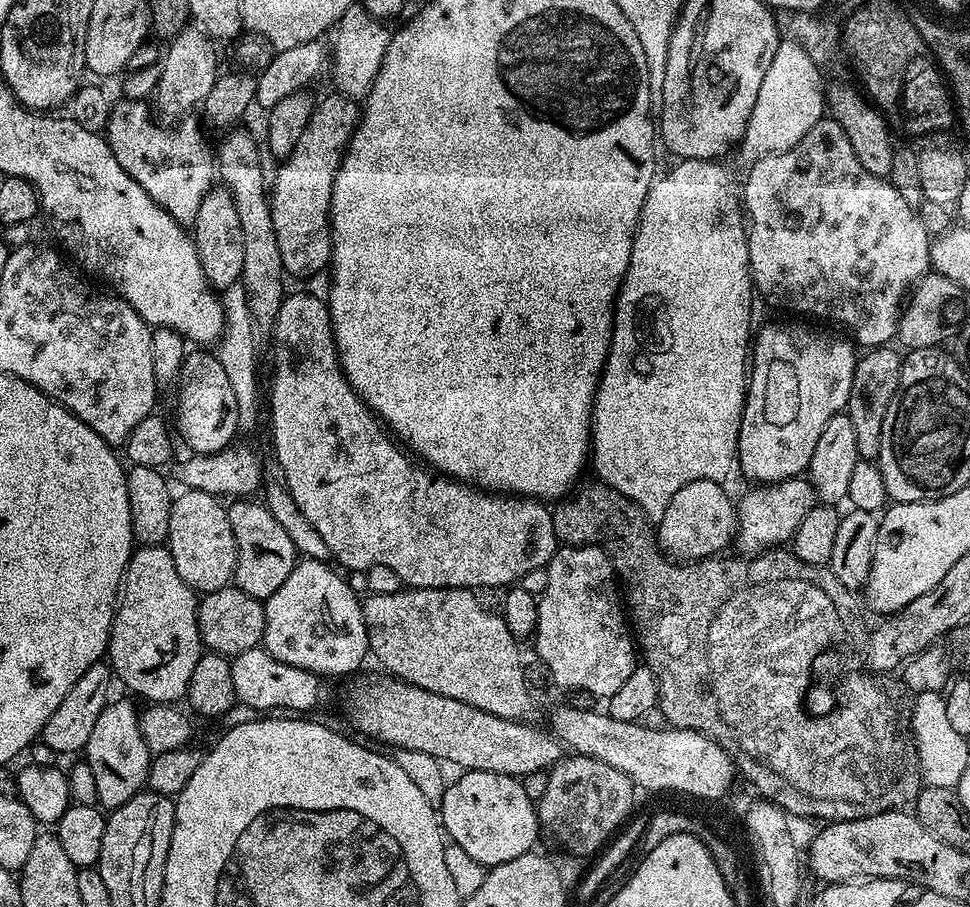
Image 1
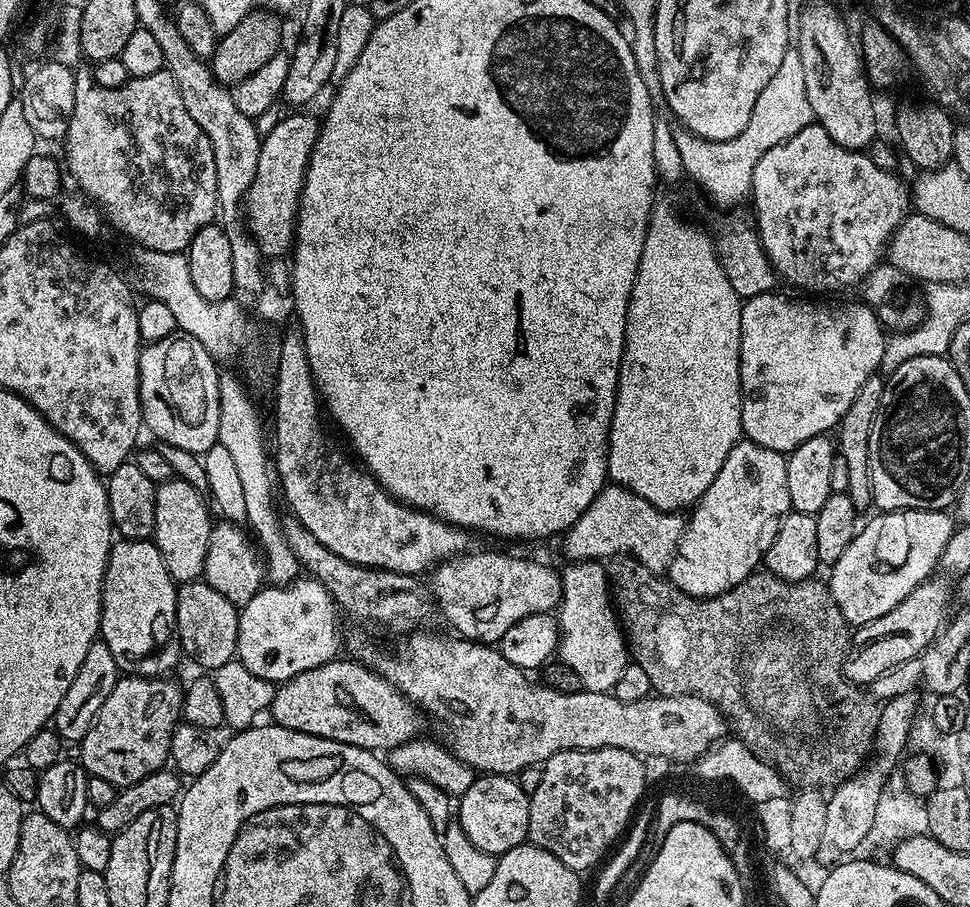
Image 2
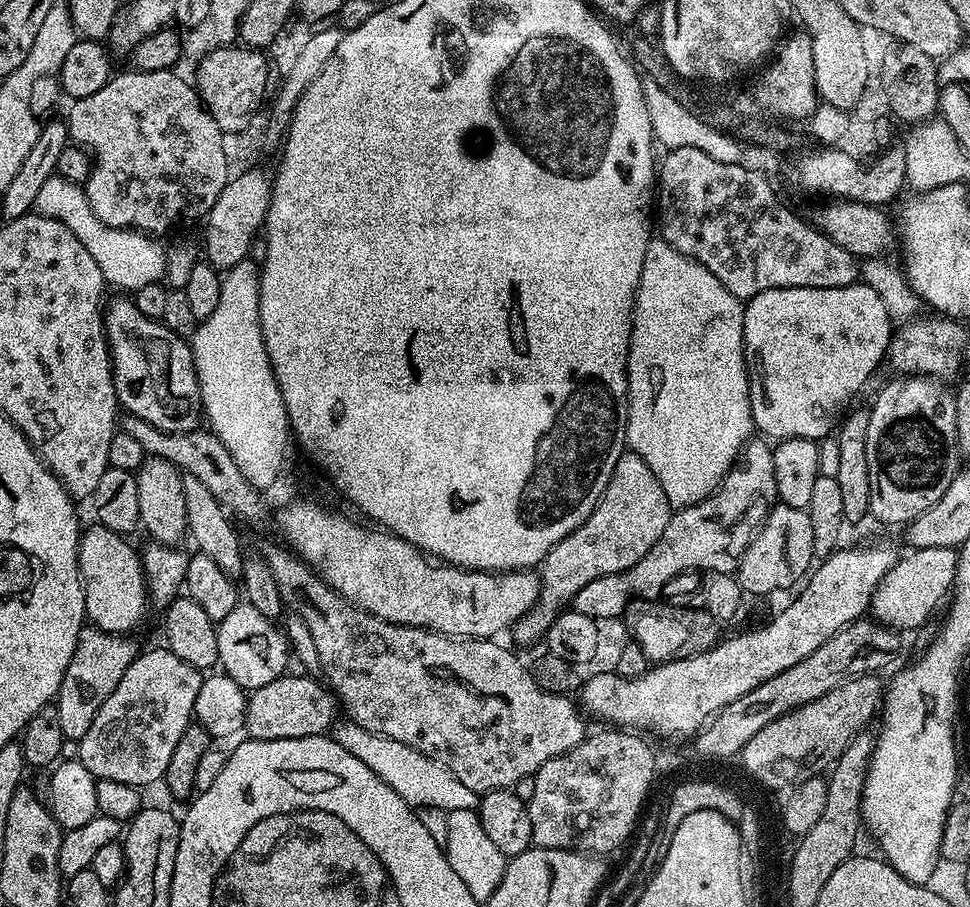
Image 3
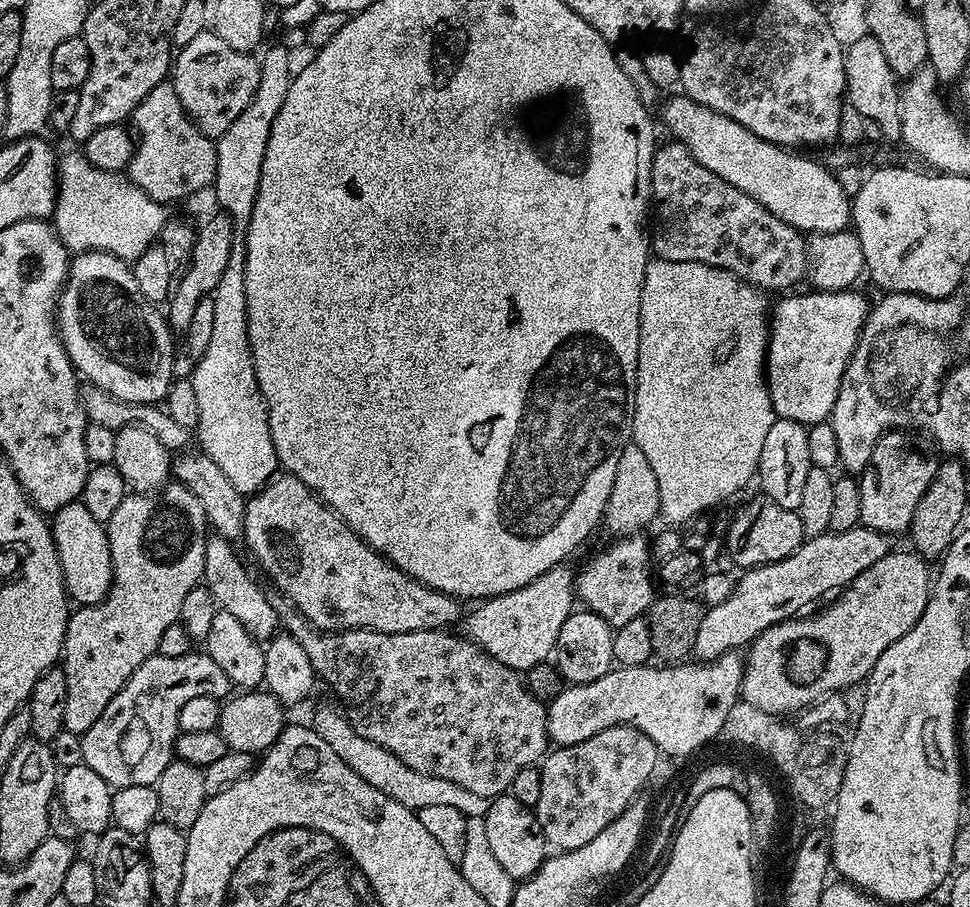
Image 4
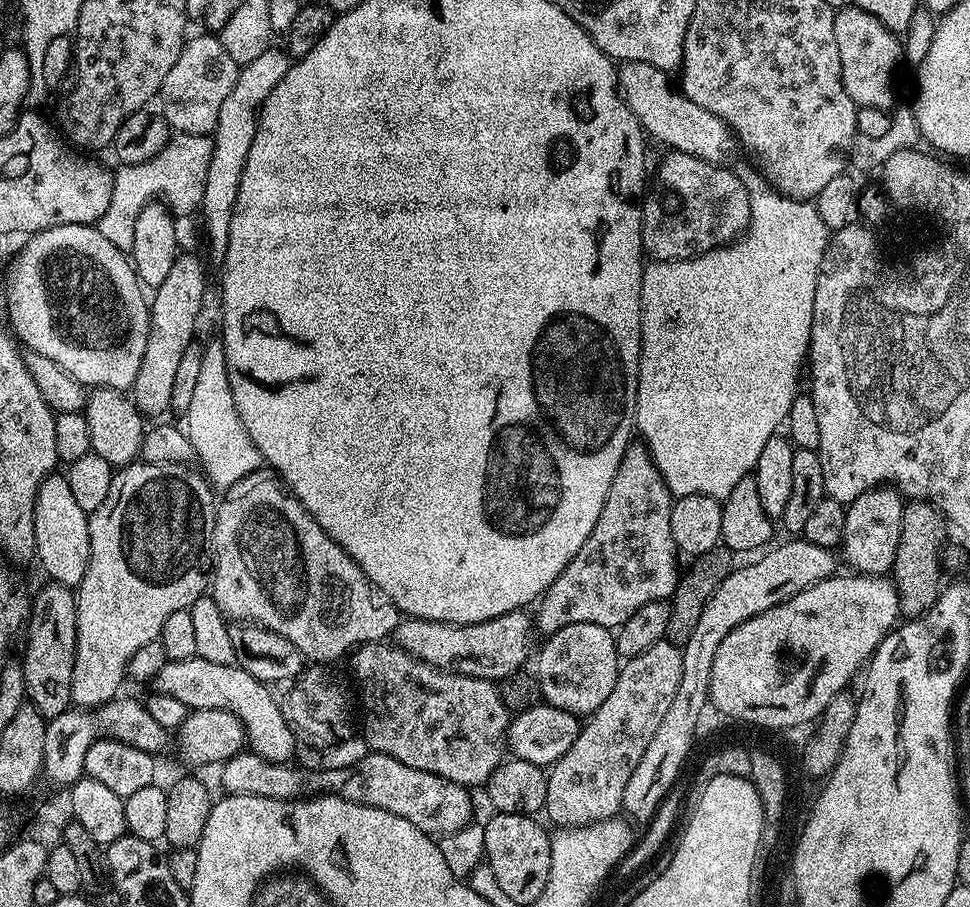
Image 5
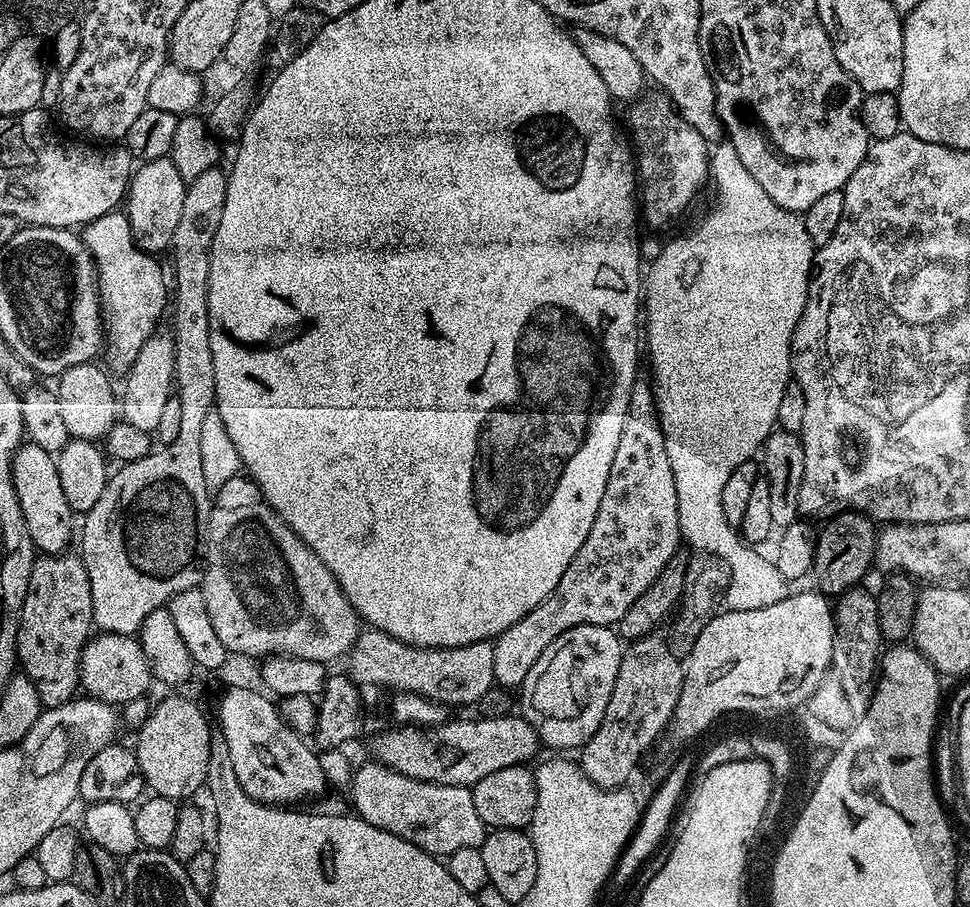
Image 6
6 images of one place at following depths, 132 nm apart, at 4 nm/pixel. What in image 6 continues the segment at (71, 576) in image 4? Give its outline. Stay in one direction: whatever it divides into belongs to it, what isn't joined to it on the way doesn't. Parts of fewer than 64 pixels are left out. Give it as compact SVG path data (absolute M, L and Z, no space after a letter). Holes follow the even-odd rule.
M31 442L21 443L12 455L12 481L18 494L20 509L32 539L33 549L44 554L60 554L68 543L74 540L74 513L70 502L66 502L66 493L62 490L62 478L58 478L56 456L42 450L42 446Z

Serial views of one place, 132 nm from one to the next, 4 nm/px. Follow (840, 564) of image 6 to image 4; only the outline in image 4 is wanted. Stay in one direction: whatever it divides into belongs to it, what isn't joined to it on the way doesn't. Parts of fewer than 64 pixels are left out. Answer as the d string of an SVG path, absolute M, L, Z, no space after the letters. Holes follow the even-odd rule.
M893 430L884 433L874 446L868 467L859 477L862 494L860 524L875 532L907 533L912 527L914 510L926 494L930 482L936 477L938 452L927 435L912 430Z

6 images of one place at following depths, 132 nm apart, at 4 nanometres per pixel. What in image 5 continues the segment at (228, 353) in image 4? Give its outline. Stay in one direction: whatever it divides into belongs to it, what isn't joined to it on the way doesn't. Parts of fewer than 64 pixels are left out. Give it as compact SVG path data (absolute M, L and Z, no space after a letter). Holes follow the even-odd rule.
M219 339L203 345L202 367L187 412L182 416L182 427L188 435L192 455L198 461L207 481L213 489L226 490L234 486L246 474L261 467L260 451L254 446L238 410L234 406L234 394L230 390L230 378L226 366L224 345Z

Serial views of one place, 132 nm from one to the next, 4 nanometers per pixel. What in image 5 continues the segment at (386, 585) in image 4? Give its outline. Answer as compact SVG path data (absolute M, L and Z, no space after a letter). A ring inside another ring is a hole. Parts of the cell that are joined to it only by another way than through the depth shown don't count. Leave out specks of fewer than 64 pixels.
M261 466L256 471L246 474L246 478L234 482L234 486L226 489L221 496L224 497L219 497L216 506L216 521L212 535L214 571L210 576L210 595L229 621L247 622L255 624L258 628L270 630L274 634L282 634L282 638L291 642L308 662L336 662L332 660L338 659L339 656L347 657L353 649L361 644L384 642L395 633L396 627L399 626L402 619L400 609L393 604L392 599L386 593L368 581L367 574L350 558L350 554L346 554L346 550L341 544L334 542L334 538L330 538L326 534L326 530L322 530L322 526L318 526L314 517L300 505L300 501L282 487L281 481L274 478L271 467Z

